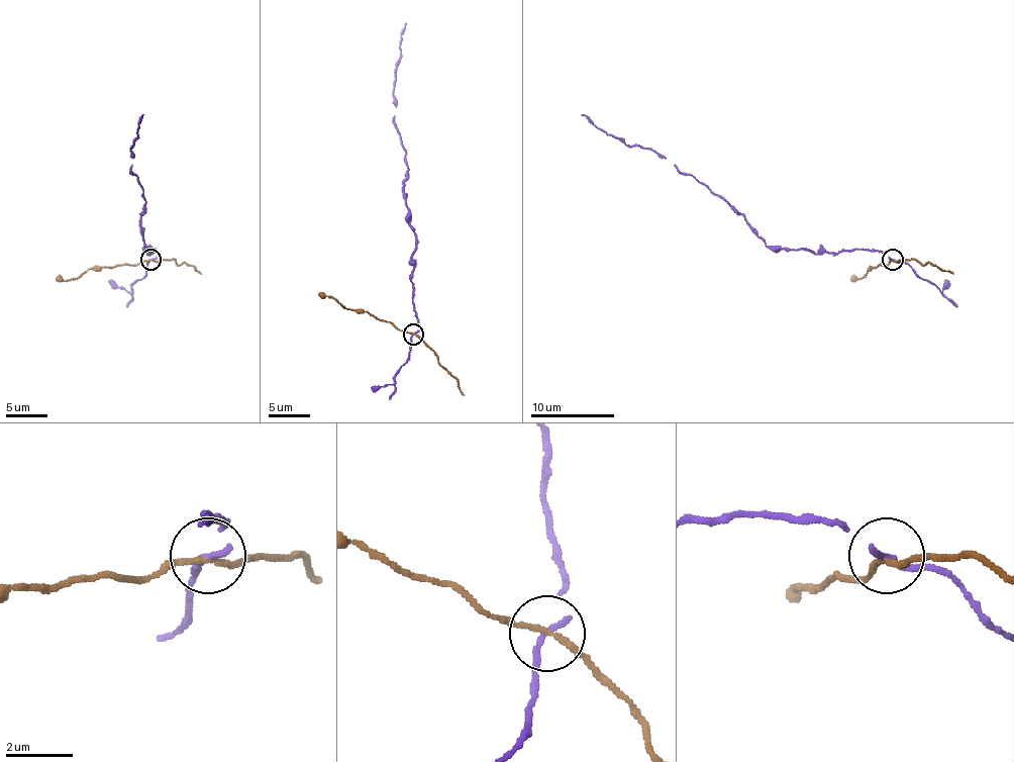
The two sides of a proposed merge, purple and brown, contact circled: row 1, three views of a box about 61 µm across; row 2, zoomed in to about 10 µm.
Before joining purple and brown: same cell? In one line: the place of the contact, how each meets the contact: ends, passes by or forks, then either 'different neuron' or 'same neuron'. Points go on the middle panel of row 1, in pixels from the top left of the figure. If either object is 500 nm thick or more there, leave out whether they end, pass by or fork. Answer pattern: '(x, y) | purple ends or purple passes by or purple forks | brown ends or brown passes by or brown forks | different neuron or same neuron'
(413, 335) | purple ends | brown passes by | different neuron

